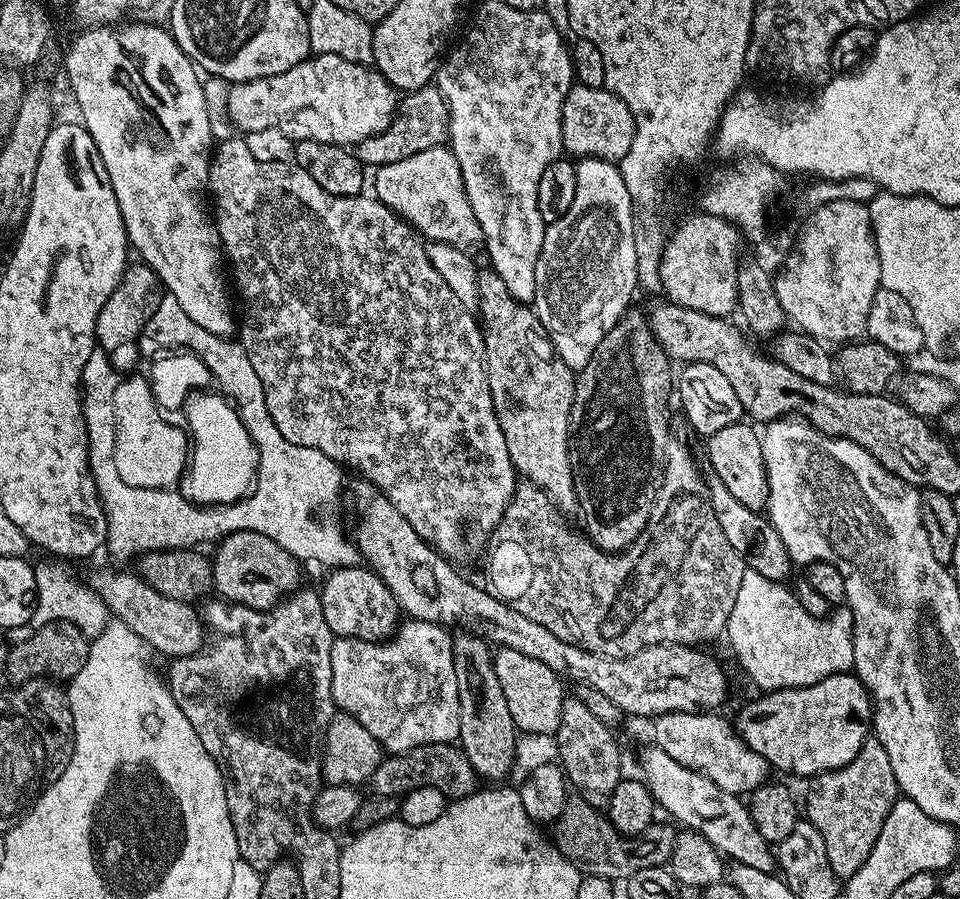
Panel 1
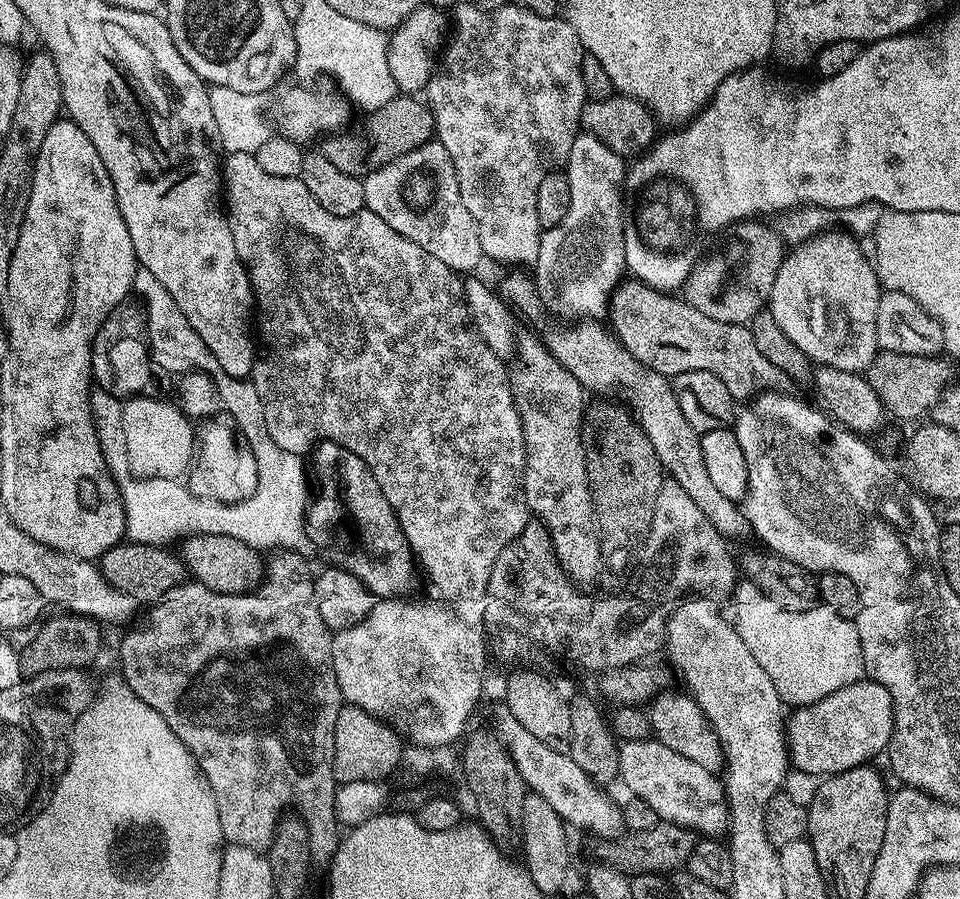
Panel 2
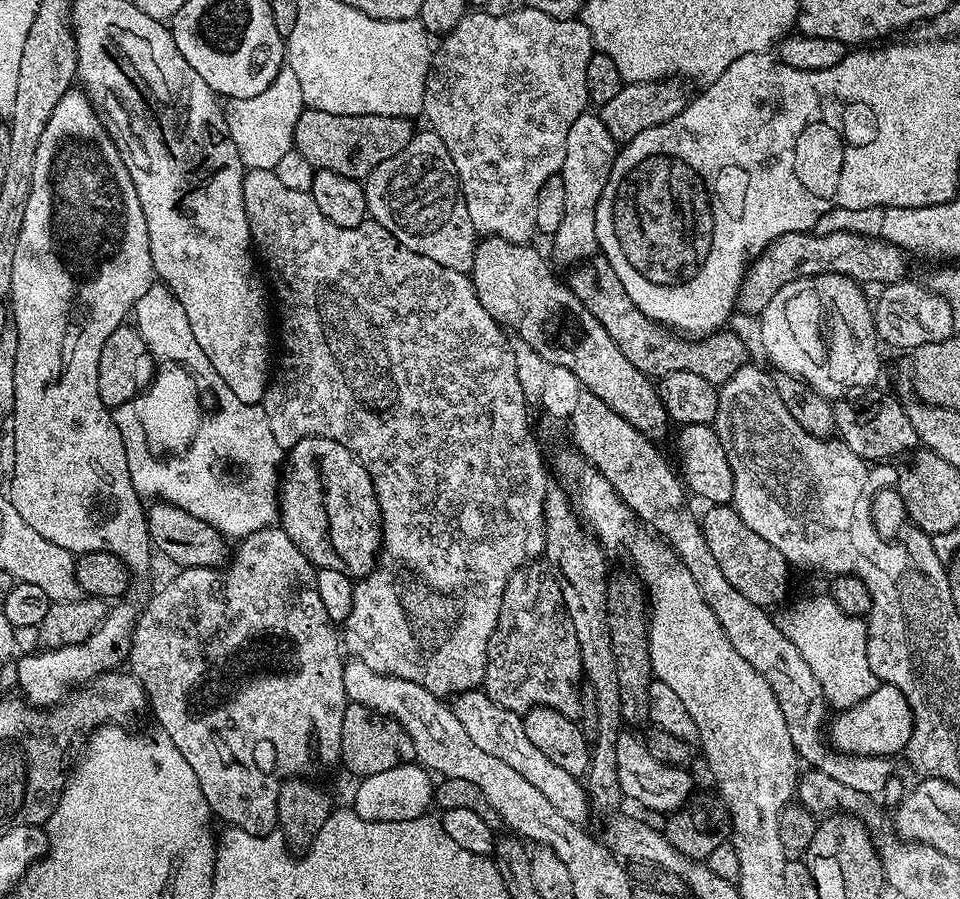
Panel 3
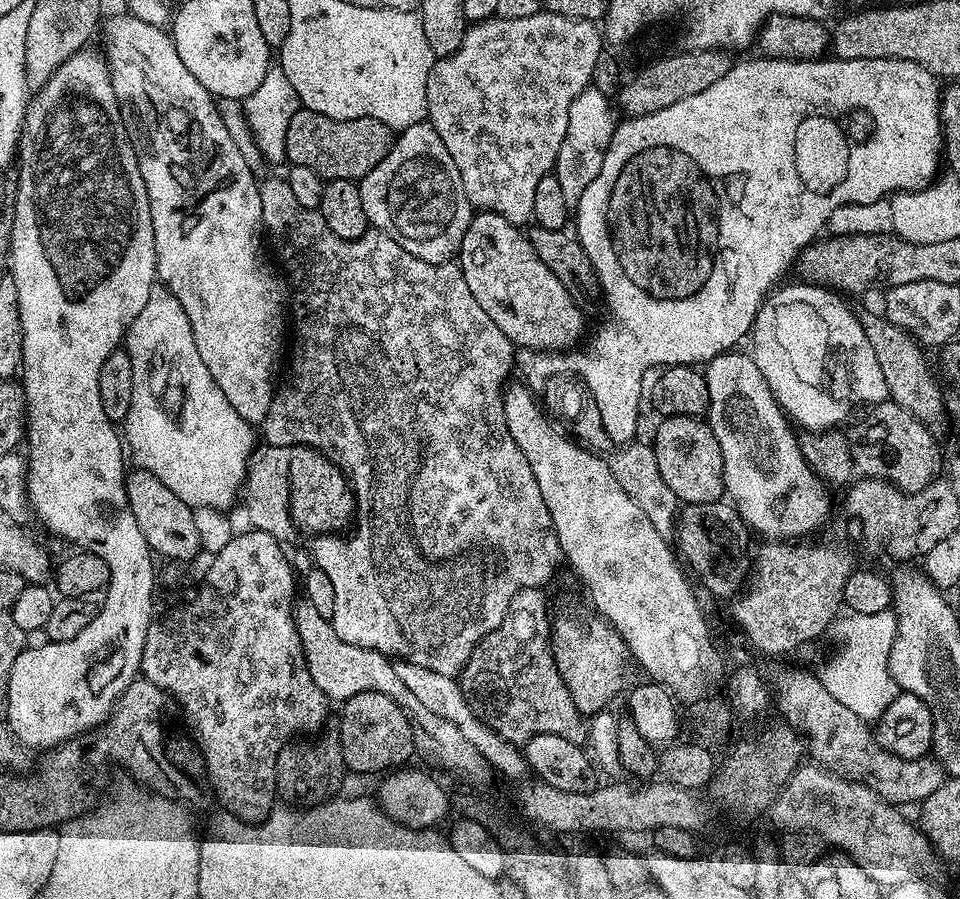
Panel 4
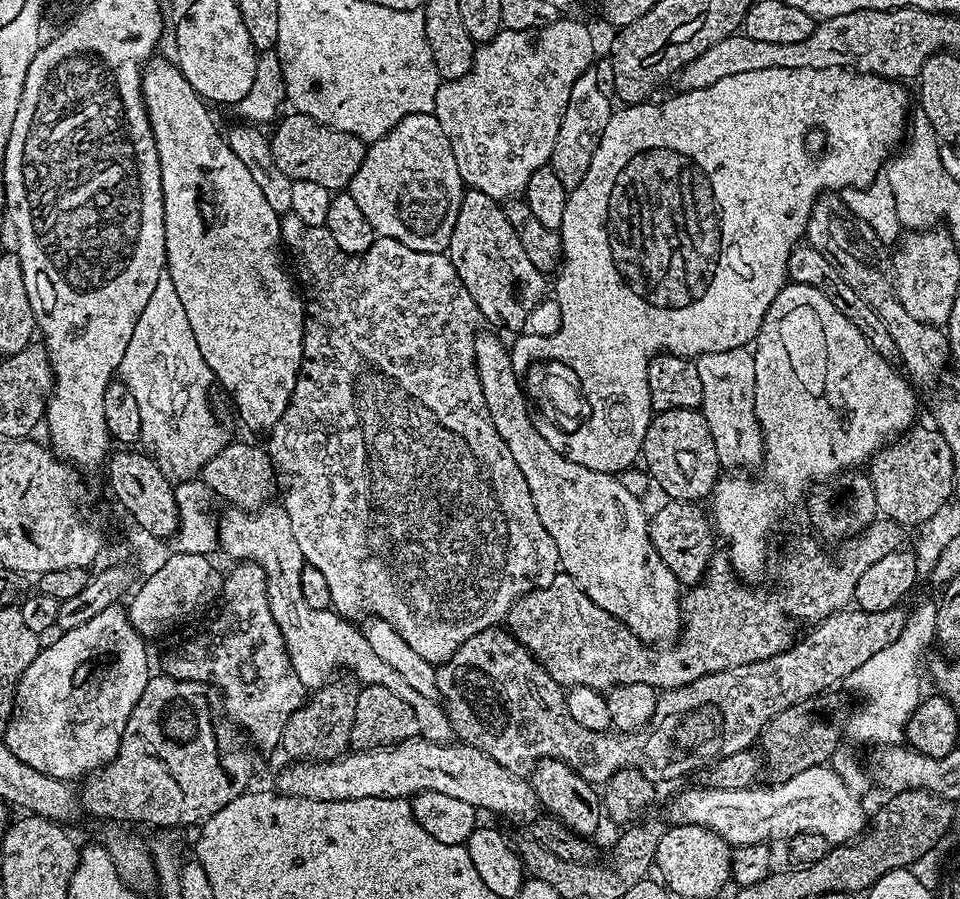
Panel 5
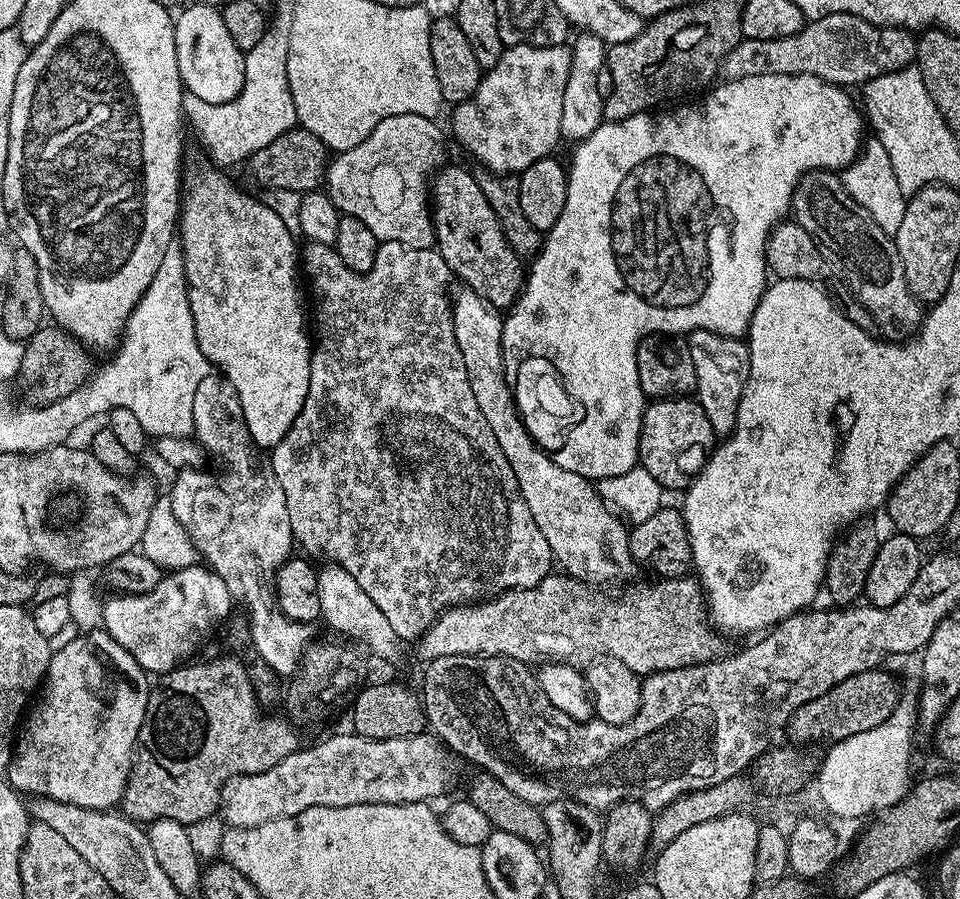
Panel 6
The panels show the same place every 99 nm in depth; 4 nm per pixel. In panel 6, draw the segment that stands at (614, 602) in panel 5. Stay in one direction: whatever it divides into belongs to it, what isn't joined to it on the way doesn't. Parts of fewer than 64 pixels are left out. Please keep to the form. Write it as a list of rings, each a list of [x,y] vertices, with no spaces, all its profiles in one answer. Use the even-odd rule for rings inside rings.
[[[471,290],[463,291],[454,296],[451,305],[452,329],[466,362],[478,410],[482,410],[482,418],[486,418],[486,426],[494,430],[494,438],[498,438],[498,446],[502,446],[502,454],[506,454],[506,462],[510,462],[518,478],[522,498],[526,498],[526,506],[530,506],[538,530],[542,530],[546,542],[550,542],[555,563],[573,578],[599,586],[607,585],[607,580],[630,575],[634,561],[625,521],[605,504],[593,481],[562,470],[526,431],[504,375],[504,355],[500,353],[501,317],[496,317],[497,309],[491,307],[484,296]]]

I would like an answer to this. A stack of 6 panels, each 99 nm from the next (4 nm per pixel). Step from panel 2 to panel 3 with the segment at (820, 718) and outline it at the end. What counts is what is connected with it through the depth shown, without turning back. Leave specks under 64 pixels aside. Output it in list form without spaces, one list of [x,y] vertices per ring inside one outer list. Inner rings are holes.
[[[877,683],[874,694],[831,717],[830,743],[835,751],[845,752],[847,756],[896,758],[907,749],[913,730],[914,714],[910,702],[906,702],[906,694],[902,694],[898,686]]]

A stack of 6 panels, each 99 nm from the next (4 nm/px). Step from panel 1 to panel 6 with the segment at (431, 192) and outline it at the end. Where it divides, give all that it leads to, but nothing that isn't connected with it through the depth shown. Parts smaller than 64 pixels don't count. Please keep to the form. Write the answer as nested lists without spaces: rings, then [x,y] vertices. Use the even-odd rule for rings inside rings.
[[[394,114],[394,118],[382,118],[374,130],[358,146],[335,153],[328,161],[323,187],[334,206],[345,216],[358,218],[370,226],[377,240],[398,242],[411,248],[432,248],[436,244],[433,209],[430,207],[430,177],[444,168],[444,132],[431,116],[418,114]]]

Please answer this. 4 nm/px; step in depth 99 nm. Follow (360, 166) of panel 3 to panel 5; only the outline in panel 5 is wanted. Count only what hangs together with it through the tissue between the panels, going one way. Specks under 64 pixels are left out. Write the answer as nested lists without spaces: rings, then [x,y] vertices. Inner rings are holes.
[[[292,110],[289,113],[289,116],[279,117],[280,125],[270,136],[275,165],[292,181],[318,182],[318,186],[326,186],[333,194],[347,189],[354,174],[358,174],[358,166],[362,166],[364,161],[365,141],[354,134],[334,130],[322,122],[314,122],[314,118],[301,112]]]

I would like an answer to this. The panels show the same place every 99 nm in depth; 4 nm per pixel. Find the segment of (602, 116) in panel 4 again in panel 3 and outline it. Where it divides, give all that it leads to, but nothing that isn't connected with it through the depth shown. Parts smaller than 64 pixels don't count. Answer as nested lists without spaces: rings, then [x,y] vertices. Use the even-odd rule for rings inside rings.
[[[585,110],[574,122],[574,126],[570,126],[570,134],[566,134],[566,158],[558,173],[562,182],[566,182],[566,214],[562,218],[562,226],[558,226],[556,235],[551,237],[550,244],[556,251],[557,258],[567,266],[575,266],[597,255],[594,230],[596,207],[610,178],[617,151],[618,141],[592,110]]]

